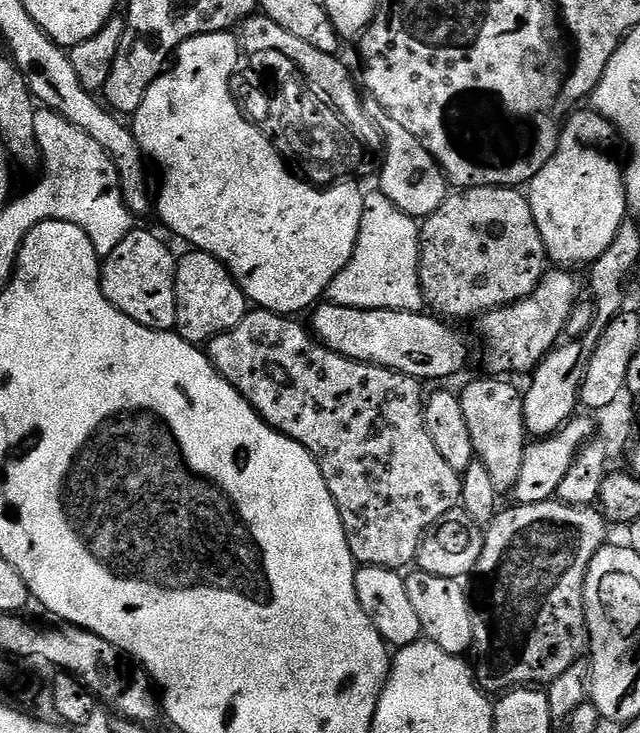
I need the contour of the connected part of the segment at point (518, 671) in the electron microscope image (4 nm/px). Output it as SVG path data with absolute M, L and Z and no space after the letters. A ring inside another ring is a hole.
M550 499L537 504L516 504L505 510L497 511L496 515L487 525L482 546L482 558L478 558L476 571L471 577L470 603L472 606L472 647L471 655L476 655L474 660L474 675L476 683L484 689L485 693L503 694L513 688L525 686L548 686L552 680L573 666L576 660L585 655L588 643L588 623L584 613L584 583L590 562L599 548L605 547L609 539L610 525L604 518L604 513L596 506L581 506L579 504L564 504L561 500Z

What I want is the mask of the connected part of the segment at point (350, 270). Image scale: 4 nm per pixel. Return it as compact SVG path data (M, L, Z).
M379 190L364 192L362 222L350 262L330 282L327 299L338 306L419 312L425 307L420 285L420 224Z

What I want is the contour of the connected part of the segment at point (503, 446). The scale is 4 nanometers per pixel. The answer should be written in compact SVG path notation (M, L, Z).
M504 378L472 380L458 395L462 414L466 414L466 427L470 429L470 442L474 442L476 459L486 466L491 485L497 494L511 493L514 482L522 470L522 454L530 443L528 427L524 425L524 398L521 389L507 384Z

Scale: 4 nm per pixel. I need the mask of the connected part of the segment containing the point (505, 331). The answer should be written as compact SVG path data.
M545 271L544 279L532 291L531 296L527 296L525 300L507 304L505 308L496 308L493 312L484 313L482 317L484 360L488 363L489 370L492 371L489 373L525 372L525 374L531 374L547 358L548 353L561 343L568 327L570 310L582 296L579 282L568 272L571 271Z

